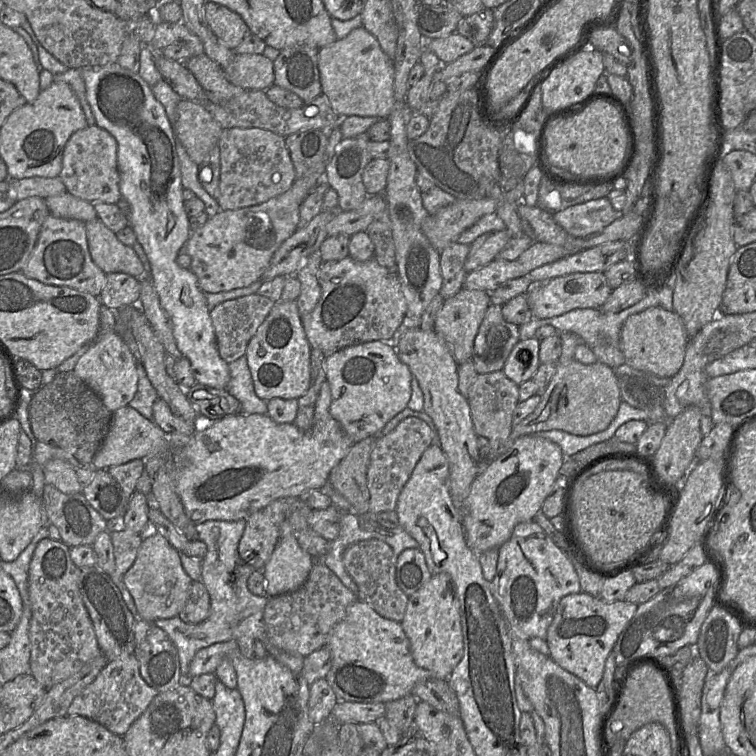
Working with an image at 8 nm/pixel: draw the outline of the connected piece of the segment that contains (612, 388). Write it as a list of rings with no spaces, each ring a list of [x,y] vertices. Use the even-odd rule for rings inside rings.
[[[573,360],[558,364],[556,372],[535,411],[518,425],[512,427],[507,442],[501,447],[504,454],[520,436],[540,431],[562,430],[577,436],[588,436],[608,428],[616,417],[622,402],[619,380],[610,366],[596,362],[582,364]]]

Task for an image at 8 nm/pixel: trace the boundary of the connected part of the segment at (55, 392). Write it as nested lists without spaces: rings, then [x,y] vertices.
[[[73,371],[59,372],[47,385],[29,393],[29,420],[37,441],[60,447],[82,465],[91,465],[111,426],[113,412]]]

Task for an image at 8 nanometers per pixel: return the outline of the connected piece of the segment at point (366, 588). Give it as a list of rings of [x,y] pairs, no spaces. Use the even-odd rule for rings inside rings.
[[[368,539],[354,543],[343,552],[343,564],[358,587],[358,600],[371,606],[381,616],[402,622],[409,596],[396,581],[396,561],[392,547],[379,539]]]

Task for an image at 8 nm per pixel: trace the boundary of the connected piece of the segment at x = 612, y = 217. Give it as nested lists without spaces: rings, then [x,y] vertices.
[[[608,197],[568,207],[553,215],[554,221],[572,237],[585,237],[603,230],[620,217]]]

